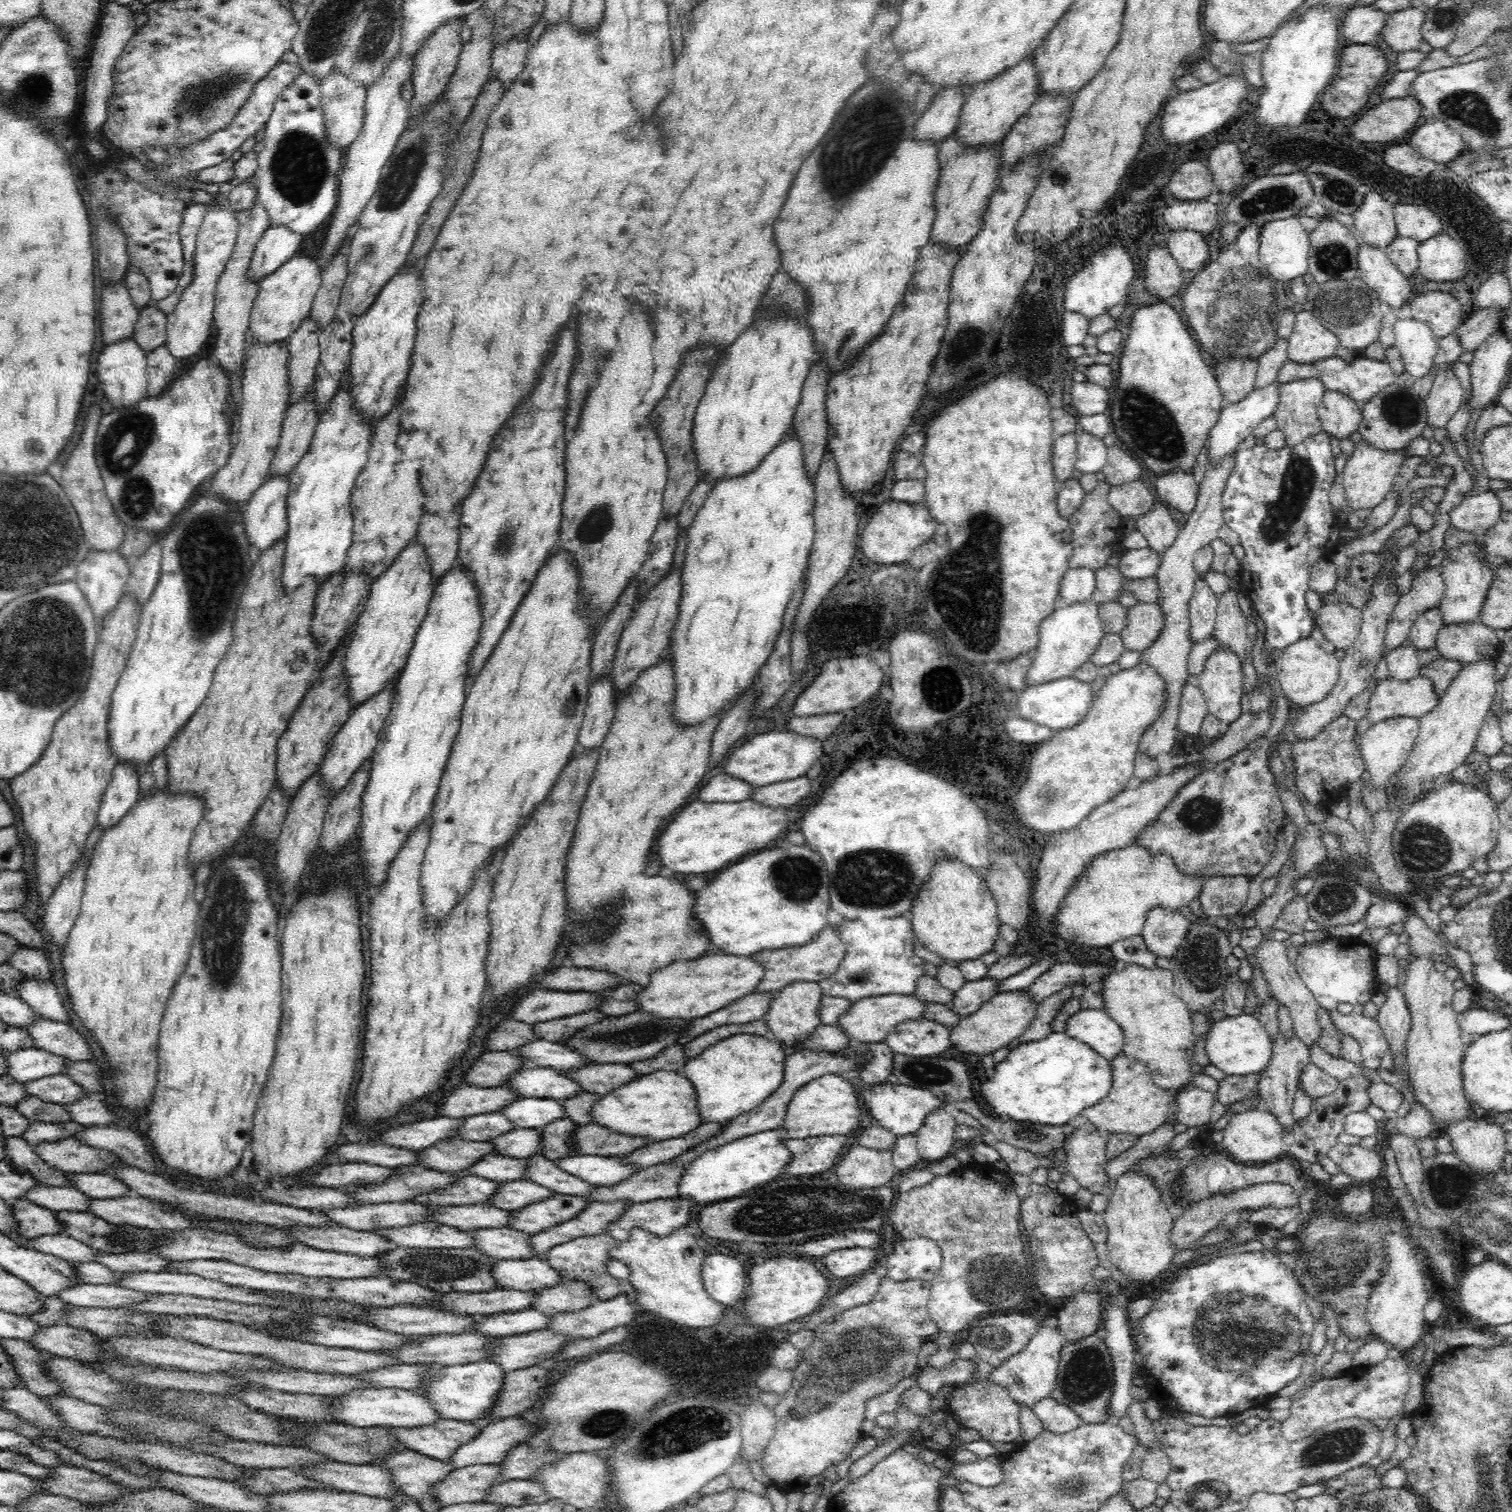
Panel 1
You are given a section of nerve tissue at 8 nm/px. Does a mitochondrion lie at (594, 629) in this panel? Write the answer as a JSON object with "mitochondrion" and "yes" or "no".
{"mitochondrion":"no"}

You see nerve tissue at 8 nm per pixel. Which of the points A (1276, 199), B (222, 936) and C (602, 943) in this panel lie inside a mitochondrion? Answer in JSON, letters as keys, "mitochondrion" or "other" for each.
{"A":"mitochondrion","B":"mitochondrion","C":"other"}

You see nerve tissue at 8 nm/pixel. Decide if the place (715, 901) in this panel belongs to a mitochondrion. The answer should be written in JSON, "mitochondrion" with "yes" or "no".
{"mitochondrion":"no"}

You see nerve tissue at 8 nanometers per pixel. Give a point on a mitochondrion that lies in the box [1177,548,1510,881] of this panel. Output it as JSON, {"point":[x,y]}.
{"point":[1422,848]}

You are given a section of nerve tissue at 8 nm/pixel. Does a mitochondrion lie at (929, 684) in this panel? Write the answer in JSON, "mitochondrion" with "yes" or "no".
{"mitochondrion":"yes"}

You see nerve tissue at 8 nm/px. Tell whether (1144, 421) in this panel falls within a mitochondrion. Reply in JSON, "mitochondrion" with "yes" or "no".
{"mitochondrion":"yes"}

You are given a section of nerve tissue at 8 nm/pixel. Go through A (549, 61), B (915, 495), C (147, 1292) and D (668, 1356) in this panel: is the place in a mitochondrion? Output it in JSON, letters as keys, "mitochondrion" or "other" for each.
{"A":"other","B":"other","C":"other","D":"other"}

